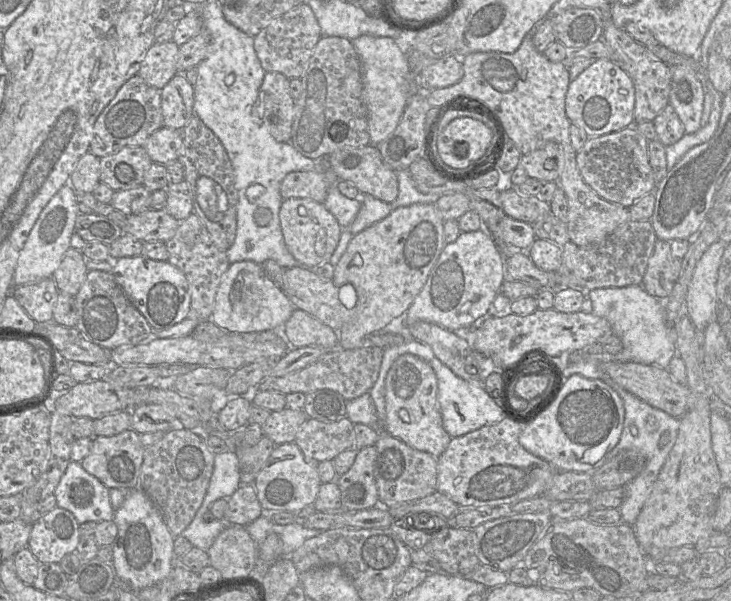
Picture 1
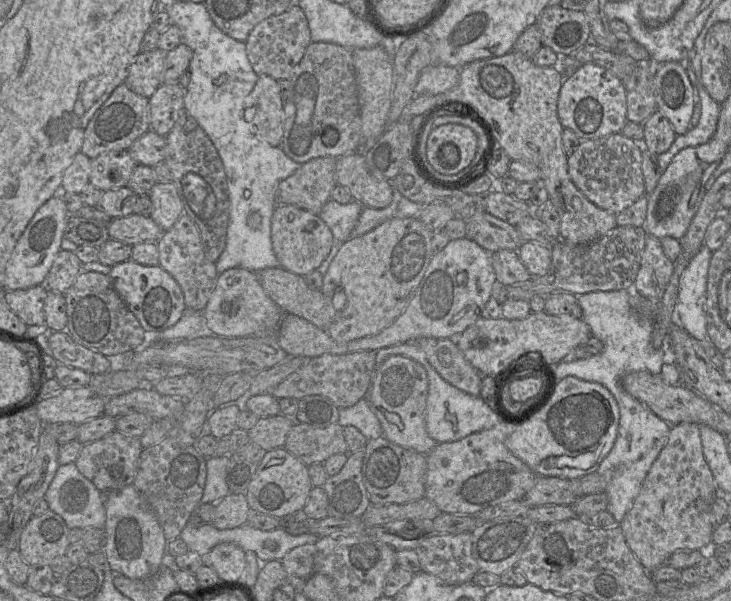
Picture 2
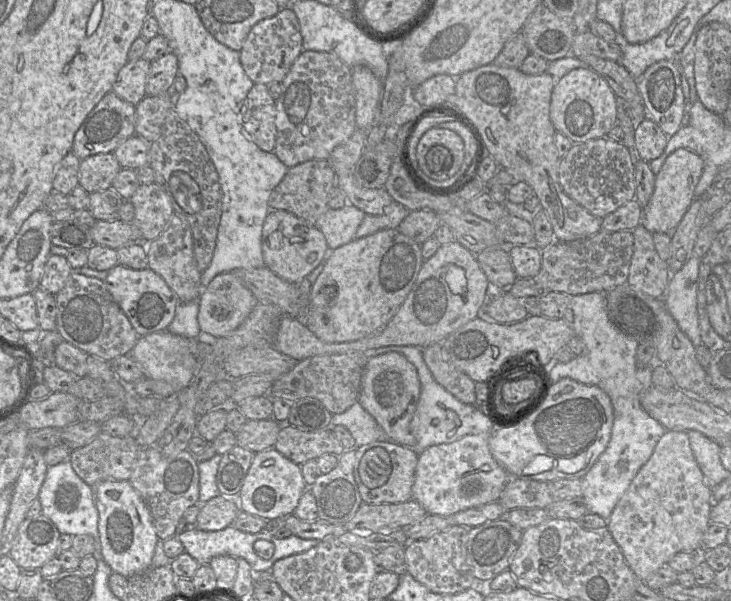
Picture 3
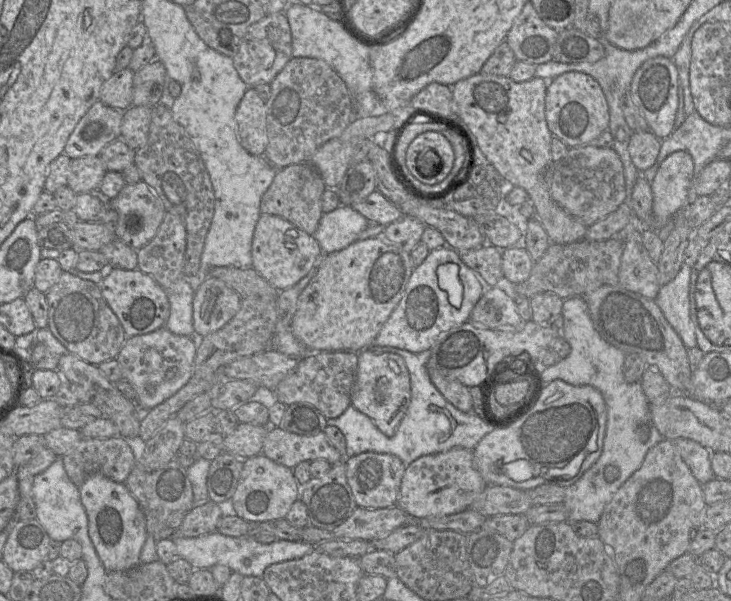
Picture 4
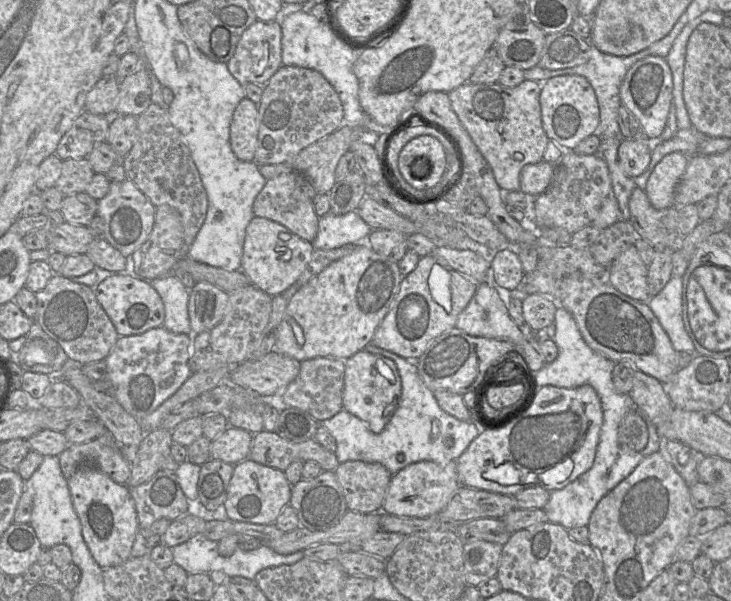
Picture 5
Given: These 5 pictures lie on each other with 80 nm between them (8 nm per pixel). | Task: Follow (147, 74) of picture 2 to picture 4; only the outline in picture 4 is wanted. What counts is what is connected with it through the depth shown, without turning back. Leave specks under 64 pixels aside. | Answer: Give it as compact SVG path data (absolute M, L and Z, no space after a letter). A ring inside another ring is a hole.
M128 67L114 72L101 87L99 101L105 105L125 111L132 106L134 72Z

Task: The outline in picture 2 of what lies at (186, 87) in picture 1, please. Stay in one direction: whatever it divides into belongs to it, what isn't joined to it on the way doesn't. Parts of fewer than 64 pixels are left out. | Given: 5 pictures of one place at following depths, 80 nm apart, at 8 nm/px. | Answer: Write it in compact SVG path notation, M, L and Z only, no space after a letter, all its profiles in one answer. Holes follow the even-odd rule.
M178 83L161 84L149 97L150 130L165 136L173 128L180 110L184 109L185 89Z

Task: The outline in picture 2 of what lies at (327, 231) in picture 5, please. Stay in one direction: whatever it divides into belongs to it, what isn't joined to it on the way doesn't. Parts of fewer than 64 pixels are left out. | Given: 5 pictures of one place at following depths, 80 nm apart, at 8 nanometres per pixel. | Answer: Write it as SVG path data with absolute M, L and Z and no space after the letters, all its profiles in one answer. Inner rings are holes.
M329 199L319 216L330 228L334 240L345 242L350 238L362 210L363 206L357 201L341 204Z

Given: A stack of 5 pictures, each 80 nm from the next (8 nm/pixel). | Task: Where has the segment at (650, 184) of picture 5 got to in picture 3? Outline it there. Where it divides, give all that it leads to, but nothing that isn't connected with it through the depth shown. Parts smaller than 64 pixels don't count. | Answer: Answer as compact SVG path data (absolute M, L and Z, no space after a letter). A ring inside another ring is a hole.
M680 148L671 153L656 175L654 192L648 204L644 207L641 225L652 234L672 233L695 200L694 191L703 168L702 158L693 151Z

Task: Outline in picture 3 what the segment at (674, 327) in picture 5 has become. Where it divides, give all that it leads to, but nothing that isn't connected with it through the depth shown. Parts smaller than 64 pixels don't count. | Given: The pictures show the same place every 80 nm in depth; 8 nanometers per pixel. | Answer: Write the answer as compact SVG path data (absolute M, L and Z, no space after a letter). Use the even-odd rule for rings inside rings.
M690 257L672 274L661 298L679 328L695 347L702 343L697 311L697 280L701 259Z

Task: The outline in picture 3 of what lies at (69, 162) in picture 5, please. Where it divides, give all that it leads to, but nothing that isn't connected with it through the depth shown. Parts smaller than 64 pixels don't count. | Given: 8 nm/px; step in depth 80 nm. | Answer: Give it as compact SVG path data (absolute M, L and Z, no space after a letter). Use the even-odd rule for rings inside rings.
M113 153L89 156L80 162L79 186L88 193L107 190L121 169Z

